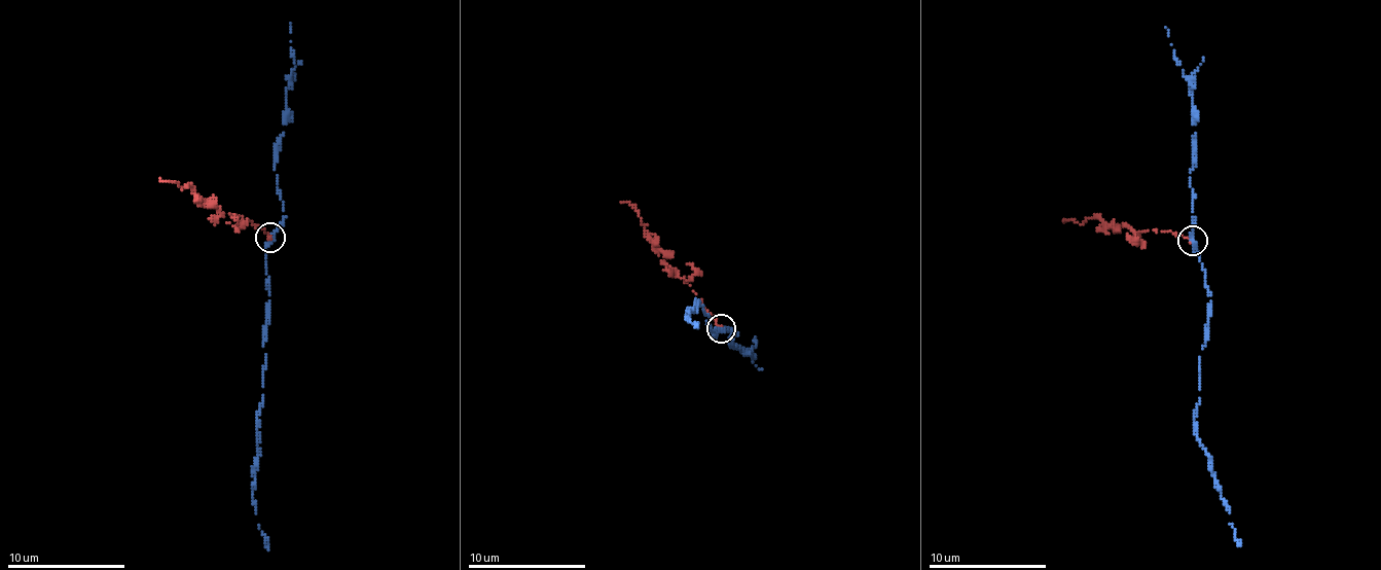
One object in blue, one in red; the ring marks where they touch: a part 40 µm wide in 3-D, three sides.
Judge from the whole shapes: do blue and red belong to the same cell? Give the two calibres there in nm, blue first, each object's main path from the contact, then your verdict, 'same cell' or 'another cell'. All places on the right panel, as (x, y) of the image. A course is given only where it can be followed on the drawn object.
calibres 320 and 170 nm; course blue (1193, 240), (1205, 273), (1210, 315), (1205, 346), (1199, 357), (1194, 434), (1208, 457), (1240, 545); course red (1190, 240), (1170, 230), (1134, 233), (1097, 217), (1080, 224), (1063, 219); another cell

